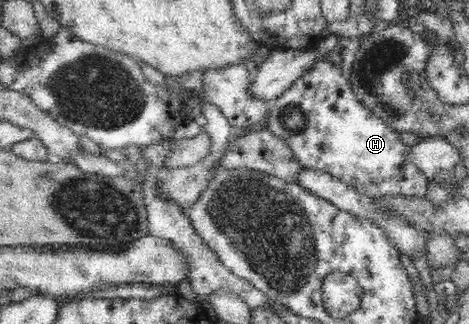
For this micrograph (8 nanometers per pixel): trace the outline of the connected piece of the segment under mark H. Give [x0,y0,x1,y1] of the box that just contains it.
[267,60,430,199]

